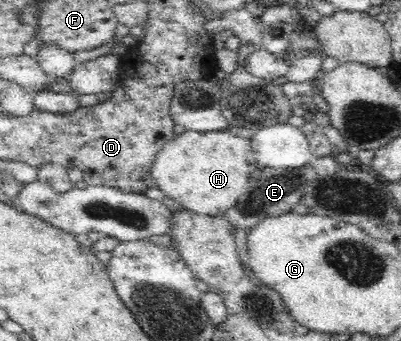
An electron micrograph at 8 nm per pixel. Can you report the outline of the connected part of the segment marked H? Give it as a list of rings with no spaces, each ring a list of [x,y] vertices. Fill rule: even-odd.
[[[227,130],[185,131],[175,135],[155,158],[152,178],[164,196],[183,205],[183,210],[222,216],[247,190],[251,176],[259,170],[250,139]]]

